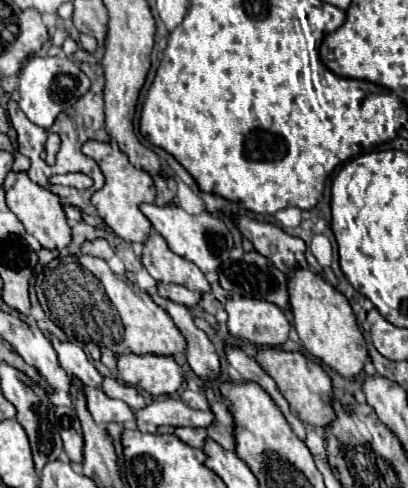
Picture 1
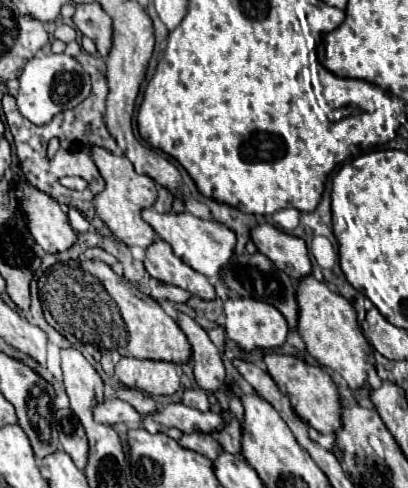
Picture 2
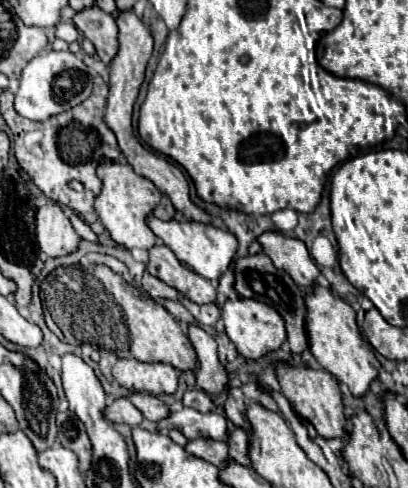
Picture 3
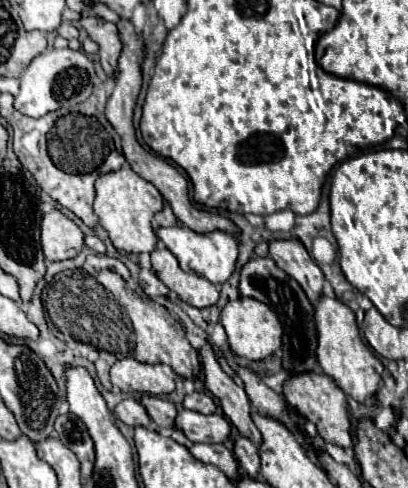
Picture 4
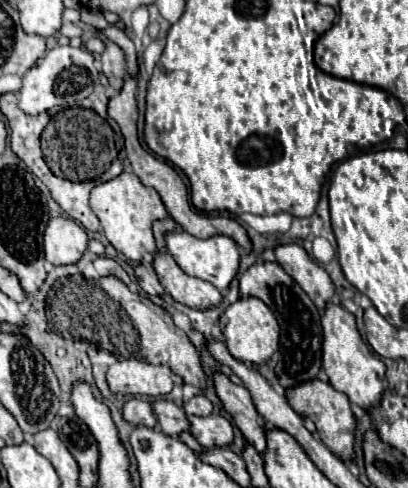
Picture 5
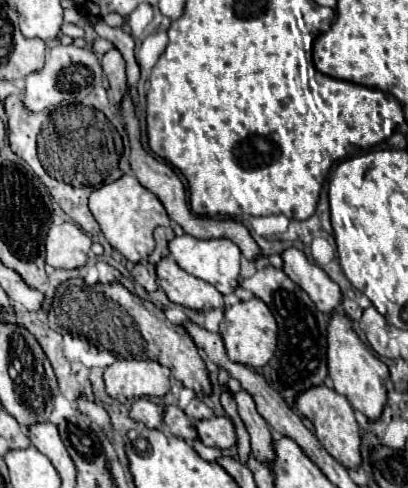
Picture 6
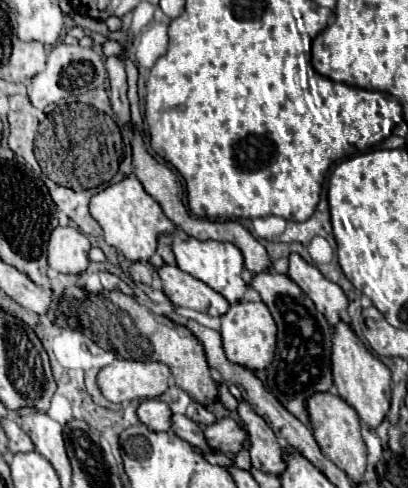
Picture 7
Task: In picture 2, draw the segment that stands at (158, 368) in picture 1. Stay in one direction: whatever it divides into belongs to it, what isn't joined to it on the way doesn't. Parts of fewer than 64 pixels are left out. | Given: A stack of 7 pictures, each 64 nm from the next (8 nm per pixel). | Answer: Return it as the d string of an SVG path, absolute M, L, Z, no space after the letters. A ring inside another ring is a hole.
M120 358L114 366L114 376L126 388L138 388L152 396L172 396L180 388L178 366L172 362Z

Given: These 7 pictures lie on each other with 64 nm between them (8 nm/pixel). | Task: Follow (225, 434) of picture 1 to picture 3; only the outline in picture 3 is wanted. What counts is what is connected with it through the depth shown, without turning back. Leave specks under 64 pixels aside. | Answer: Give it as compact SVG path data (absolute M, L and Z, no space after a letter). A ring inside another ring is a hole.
M236 428L228 436L228 448L230 448L230 458L236 460L238 464L252 466L250 456L248 456L248 434L242 428Z

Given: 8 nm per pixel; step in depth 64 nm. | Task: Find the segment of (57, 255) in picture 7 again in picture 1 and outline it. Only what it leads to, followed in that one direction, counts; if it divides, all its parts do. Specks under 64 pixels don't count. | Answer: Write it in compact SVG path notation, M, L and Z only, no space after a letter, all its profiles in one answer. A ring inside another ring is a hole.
M10 172L6 176L6 182L4 182L4 190L6 190L6 202L8 202L8 208L18 216L18 220L24 224L26 232L32 234L40 244L42 248L48 248L48 250L62 250L70 244L72 240L72 230L66 222L66 214L60 206L60 198L56 194L52 194L50 190L44 190L40 188L38 184L34 184L26 172Z

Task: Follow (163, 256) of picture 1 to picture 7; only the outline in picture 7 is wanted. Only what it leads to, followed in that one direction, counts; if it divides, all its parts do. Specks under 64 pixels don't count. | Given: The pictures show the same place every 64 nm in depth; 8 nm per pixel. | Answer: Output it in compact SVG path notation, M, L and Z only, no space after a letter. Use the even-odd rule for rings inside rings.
M164 264L158 274L164 284L164 294L174 306L190 308L208 316L224 316L224 312L228 312L230 304L224 296L194 276L182 272L178 266Z

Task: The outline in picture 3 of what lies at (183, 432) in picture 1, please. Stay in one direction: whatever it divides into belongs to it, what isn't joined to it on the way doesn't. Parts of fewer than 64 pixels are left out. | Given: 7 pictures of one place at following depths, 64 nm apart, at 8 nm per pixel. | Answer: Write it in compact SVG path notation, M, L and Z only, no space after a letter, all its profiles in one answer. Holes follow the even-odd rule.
M196 438L186 444L186 450L190 454L194 454L196 458L202 458L218 468L224 468L224 464L228 464L226 442L218 442L218 440L210 440L210 438Z

